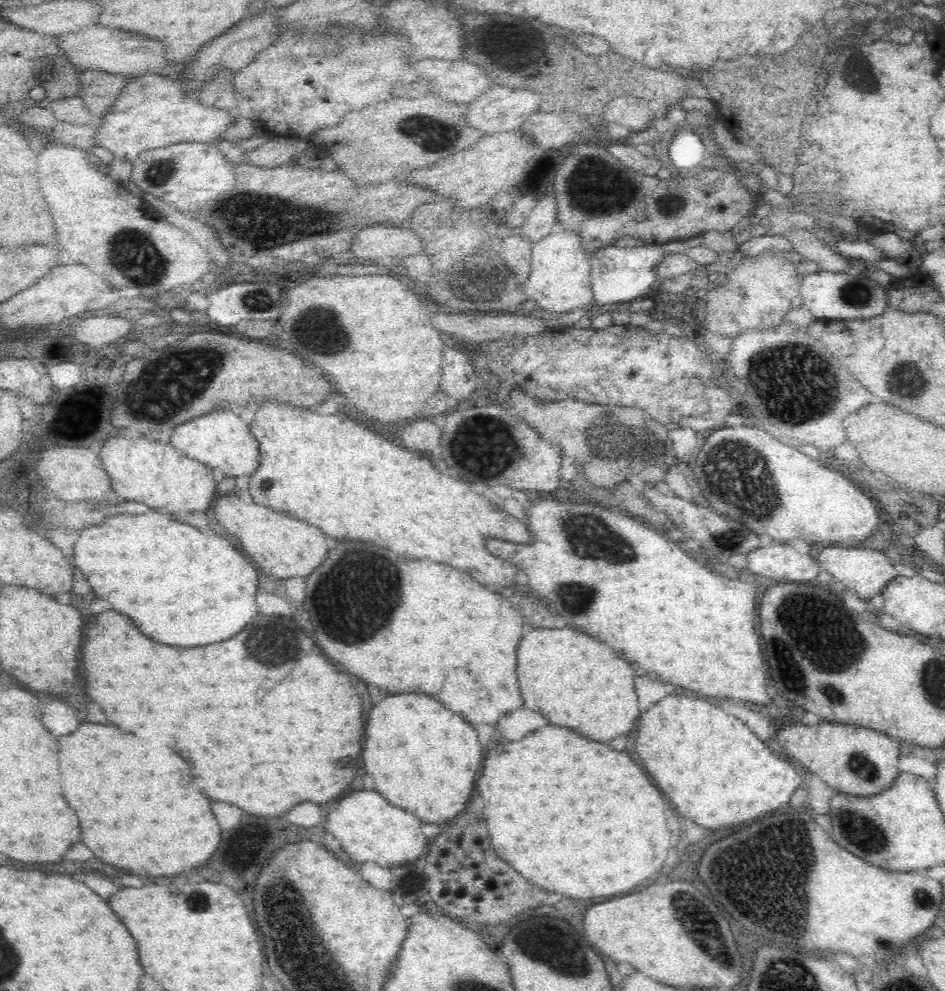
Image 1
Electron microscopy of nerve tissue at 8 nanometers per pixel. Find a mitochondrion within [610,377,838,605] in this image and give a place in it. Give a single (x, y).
(744, 475)

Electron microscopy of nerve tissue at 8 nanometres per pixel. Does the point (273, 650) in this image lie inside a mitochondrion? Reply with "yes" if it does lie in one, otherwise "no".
yes

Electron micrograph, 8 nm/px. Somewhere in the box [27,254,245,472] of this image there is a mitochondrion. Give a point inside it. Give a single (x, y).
(170, 388)

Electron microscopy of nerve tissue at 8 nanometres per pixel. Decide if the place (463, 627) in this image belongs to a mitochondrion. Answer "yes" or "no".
no

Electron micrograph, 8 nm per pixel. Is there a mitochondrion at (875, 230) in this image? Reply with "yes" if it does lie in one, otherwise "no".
no

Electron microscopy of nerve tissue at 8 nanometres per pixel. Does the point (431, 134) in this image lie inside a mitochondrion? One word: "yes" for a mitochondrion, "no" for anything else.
yes

